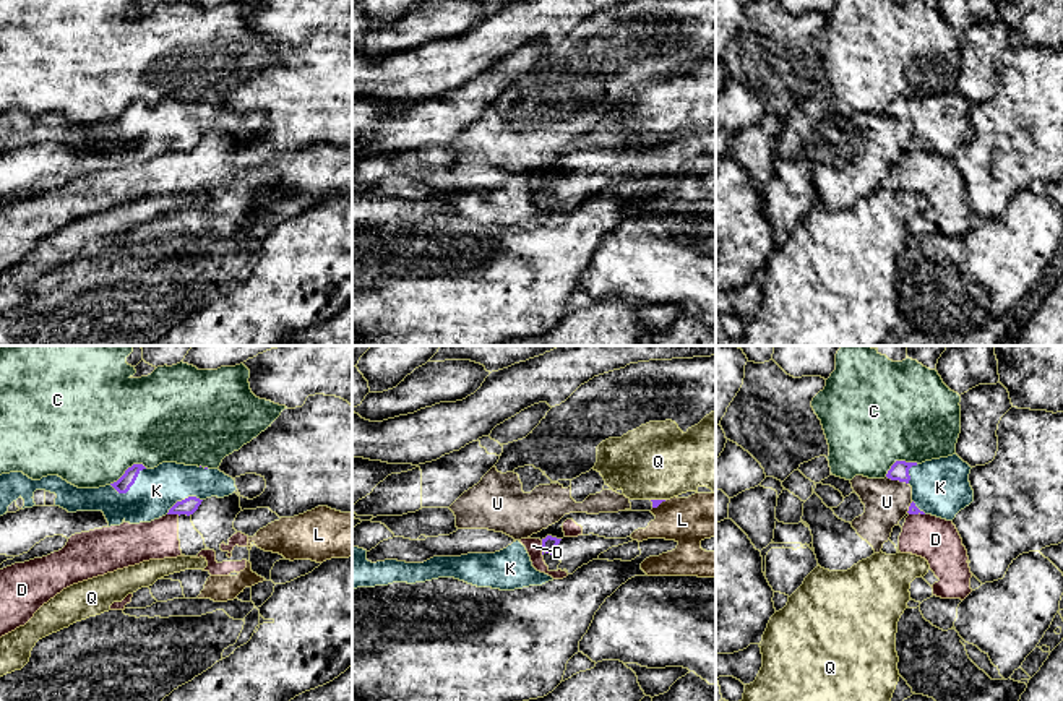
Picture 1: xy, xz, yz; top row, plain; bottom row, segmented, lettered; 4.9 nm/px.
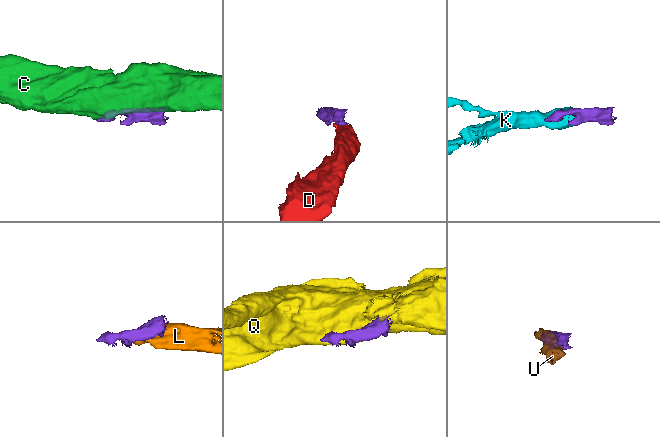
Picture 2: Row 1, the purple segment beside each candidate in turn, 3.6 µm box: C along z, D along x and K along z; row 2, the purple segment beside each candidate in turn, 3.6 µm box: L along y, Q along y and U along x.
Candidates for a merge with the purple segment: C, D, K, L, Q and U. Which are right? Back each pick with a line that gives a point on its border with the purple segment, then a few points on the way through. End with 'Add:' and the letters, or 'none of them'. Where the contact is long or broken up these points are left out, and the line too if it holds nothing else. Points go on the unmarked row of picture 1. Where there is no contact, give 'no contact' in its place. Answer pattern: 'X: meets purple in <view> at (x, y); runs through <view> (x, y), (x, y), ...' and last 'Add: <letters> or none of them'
K: meets purple in xy at (130, 122)
Add: K

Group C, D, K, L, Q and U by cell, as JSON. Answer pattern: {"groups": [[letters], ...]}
{"groups": [["C"], ["D", "L"], ["K"], ["Q"], ["U"]]}

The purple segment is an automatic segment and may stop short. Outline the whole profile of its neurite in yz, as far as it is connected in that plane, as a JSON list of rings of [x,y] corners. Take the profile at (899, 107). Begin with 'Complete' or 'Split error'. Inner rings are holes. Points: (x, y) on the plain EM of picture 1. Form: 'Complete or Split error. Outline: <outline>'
Split error. Outline: [[[953,91],[922,101],[896,97],[886,114],[912,123],[909,151],[932,151],[953,157],[974,138],[970,105],[958,91]]]

